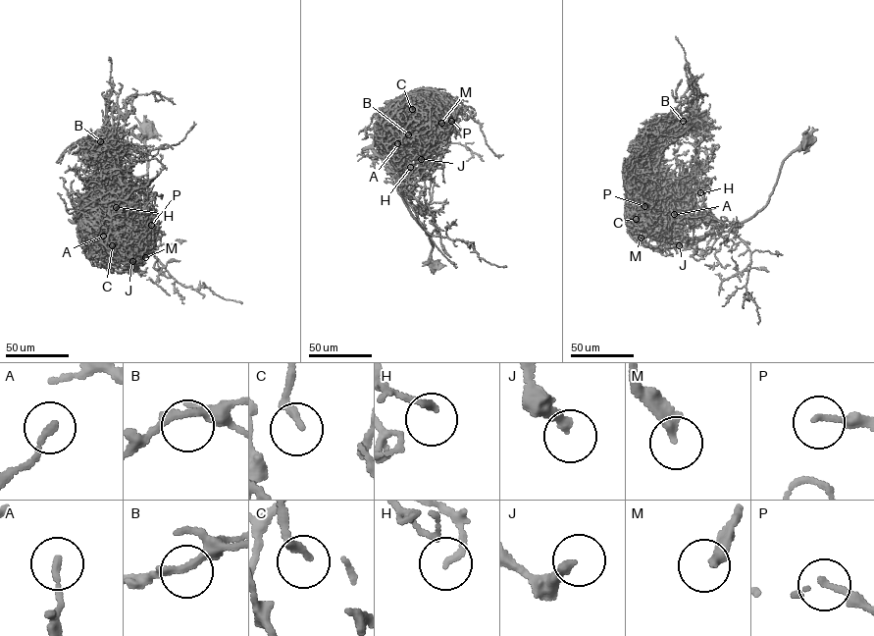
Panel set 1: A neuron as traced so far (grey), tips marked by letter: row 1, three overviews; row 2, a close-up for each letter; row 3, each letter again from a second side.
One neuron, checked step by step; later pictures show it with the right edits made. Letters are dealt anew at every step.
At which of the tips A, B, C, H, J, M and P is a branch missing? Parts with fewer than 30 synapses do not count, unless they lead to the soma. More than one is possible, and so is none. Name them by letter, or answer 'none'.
M

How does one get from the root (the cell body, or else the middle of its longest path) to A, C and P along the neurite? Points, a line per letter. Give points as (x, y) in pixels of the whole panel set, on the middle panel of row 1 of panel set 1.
A: (435, 265), (431, 251), (434, 245), (398, 192), (389, 165), (399, 142), (397, 137), (403, 139), (397, 143)
C: (435, 265), (434, 245), (398, 192), (389, 165), (390, 155), (406, 134), (400, 119), (414, 98), (412, 109)
P: (435, 265), (434, 245), (398, 192), (393, 172), (409, 165), (413, 144), (455, 131), (451, 121)

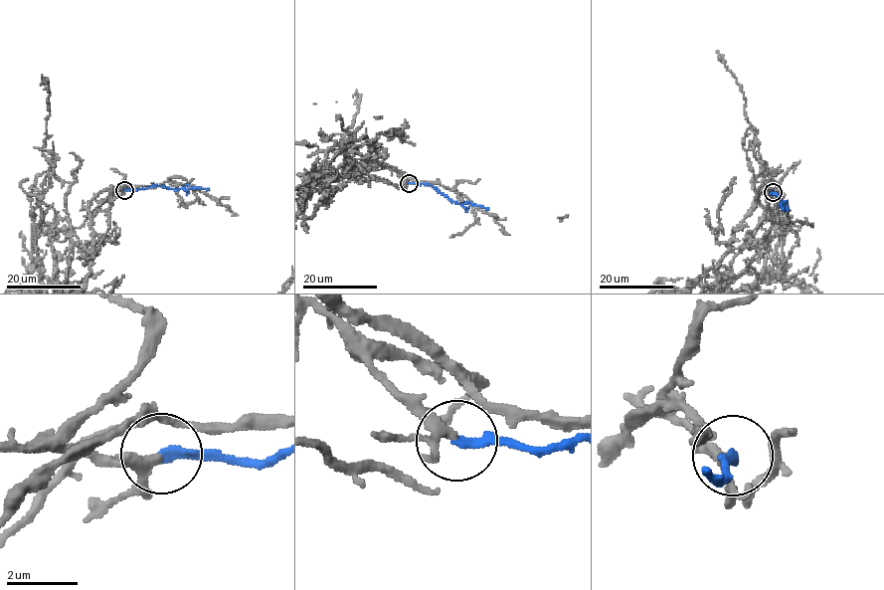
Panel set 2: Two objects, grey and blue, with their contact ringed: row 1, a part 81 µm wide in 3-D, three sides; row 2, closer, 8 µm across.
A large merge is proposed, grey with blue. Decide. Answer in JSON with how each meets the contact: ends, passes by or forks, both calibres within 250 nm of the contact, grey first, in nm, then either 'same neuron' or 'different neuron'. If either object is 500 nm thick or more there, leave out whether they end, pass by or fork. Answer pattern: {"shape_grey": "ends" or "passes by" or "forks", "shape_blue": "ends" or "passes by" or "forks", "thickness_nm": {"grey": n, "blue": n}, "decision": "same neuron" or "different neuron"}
{"shape_grey": "passes by", "shape_blue": "ends", "thickness_nm": {"grey": 240, "blue": 260}, "decision": "same neuron"}

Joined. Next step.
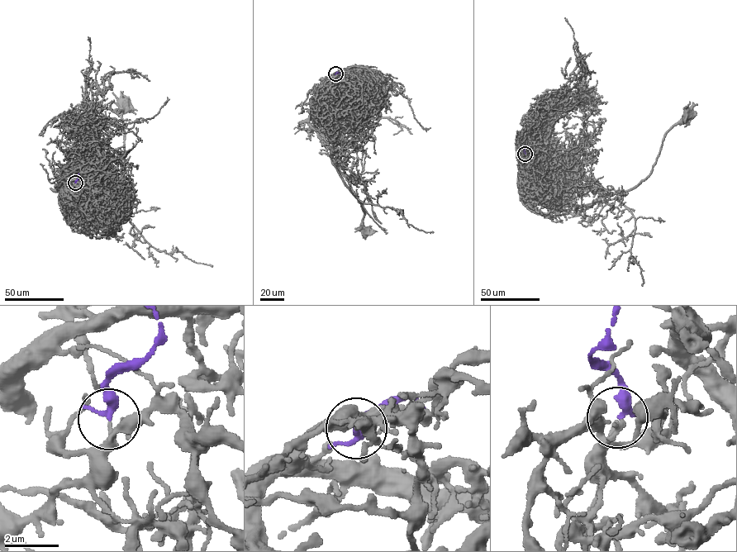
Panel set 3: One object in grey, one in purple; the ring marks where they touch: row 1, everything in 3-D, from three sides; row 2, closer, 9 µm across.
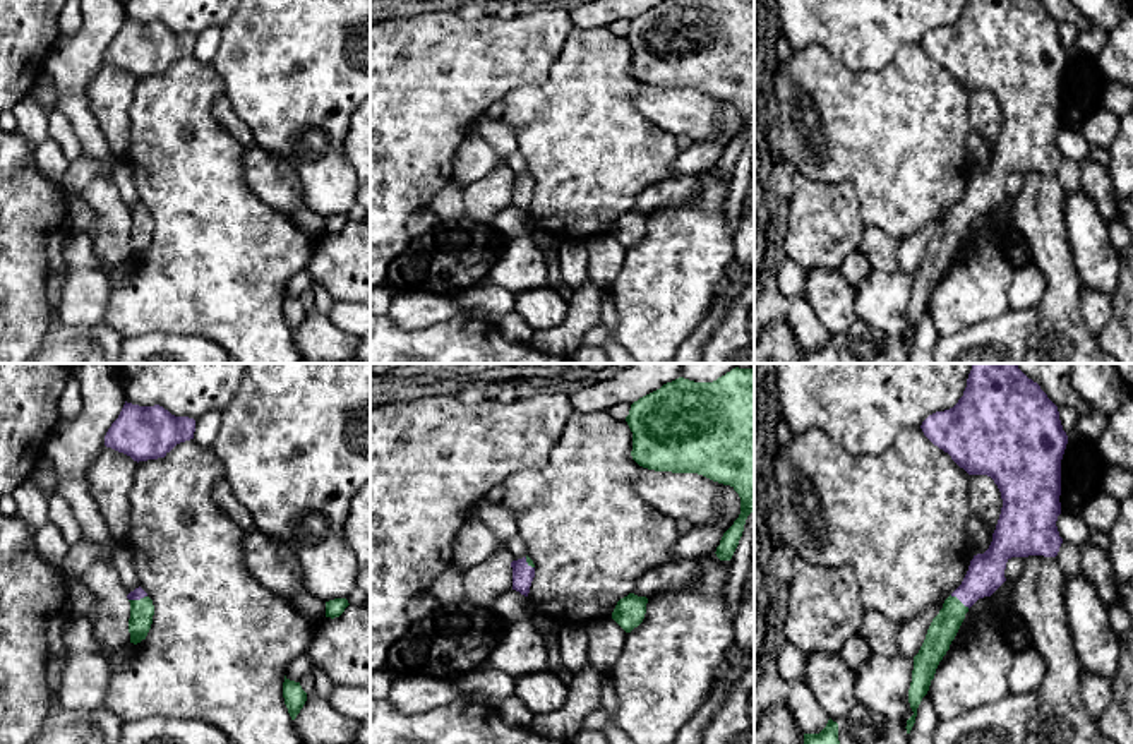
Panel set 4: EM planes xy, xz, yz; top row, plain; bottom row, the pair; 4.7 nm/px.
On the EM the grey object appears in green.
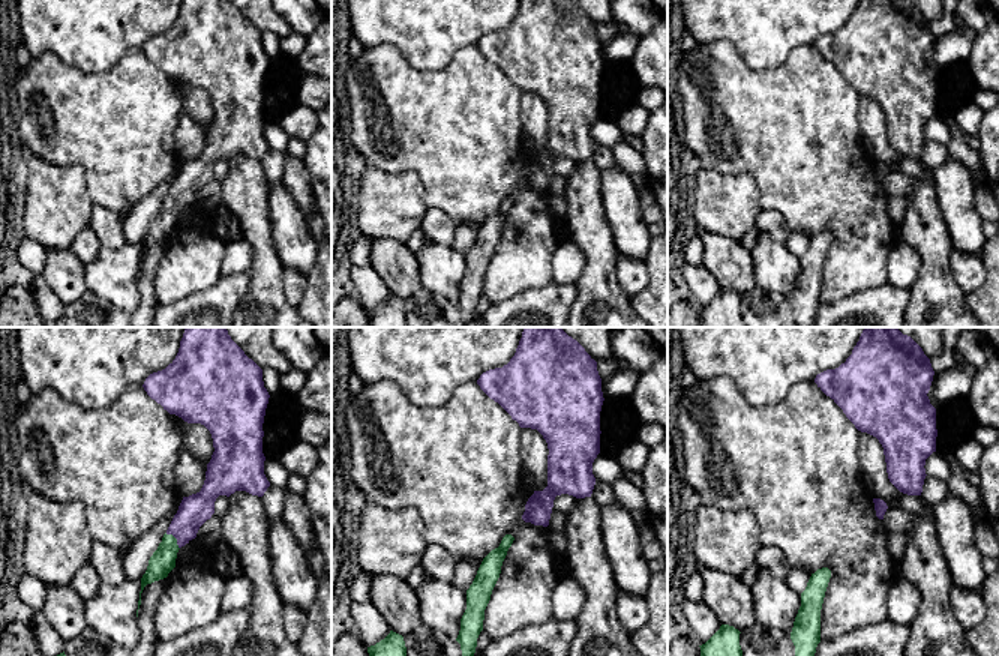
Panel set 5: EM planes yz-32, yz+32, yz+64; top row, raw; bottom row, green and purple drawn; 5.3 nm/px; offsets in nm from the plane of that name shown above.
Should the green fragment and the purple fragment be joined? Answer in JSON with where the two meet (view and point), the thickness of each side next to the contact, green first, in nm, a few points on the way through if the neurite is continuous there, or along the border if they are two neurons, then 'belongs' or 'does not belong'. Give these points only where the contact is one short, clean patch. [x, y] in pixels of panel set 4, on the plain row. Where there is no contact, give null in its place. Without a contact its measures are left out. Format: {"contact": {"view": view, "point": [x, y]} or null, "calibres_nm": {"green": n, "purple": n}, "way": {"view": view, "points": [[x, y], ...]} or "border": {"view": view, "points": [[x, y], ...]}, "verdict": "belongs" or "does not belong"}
{"contact": {"view": "xy", "point": [137, 216]}, "calibres_nm": {"green": 110, "purple": 60}, "way": {"view": "xy", "points": [[141, 227], [137, 216], [137, 210]]}, "verdict": "belongs"}

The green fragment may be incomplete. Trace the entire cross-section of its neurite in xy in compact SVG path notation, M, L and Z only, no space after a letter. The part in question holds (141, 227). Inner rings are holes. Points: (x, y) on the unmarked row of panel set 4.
M141 202L130 207L127 214L130 218L130 235L129 235L130 259L137 261L142 255L146 255L151 245L154 221Z

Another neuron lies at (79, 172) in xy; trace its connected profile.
M81 154L77 159L67 165L67 171L60 182L65 194L81 194L93 178L106 171L117 185L127 211L139 204L139 195L132 182L130 168L123 161L115 161L110 168L105 168L94 158Z

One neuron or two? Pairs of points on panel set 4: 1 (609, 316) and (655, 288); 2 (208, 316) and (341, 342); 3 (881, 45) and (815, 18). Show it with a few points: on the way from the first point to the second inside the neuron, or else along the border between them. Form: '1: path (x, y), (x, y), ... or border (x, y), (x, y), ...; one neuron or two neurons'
1: border (609, 288), (614, 299), (616, 340), (621, 345); two neurons
2: border (292, 336), (295, 345); two neurons
3: path (864, 28), (854, 18), (832, 18); one neuron

